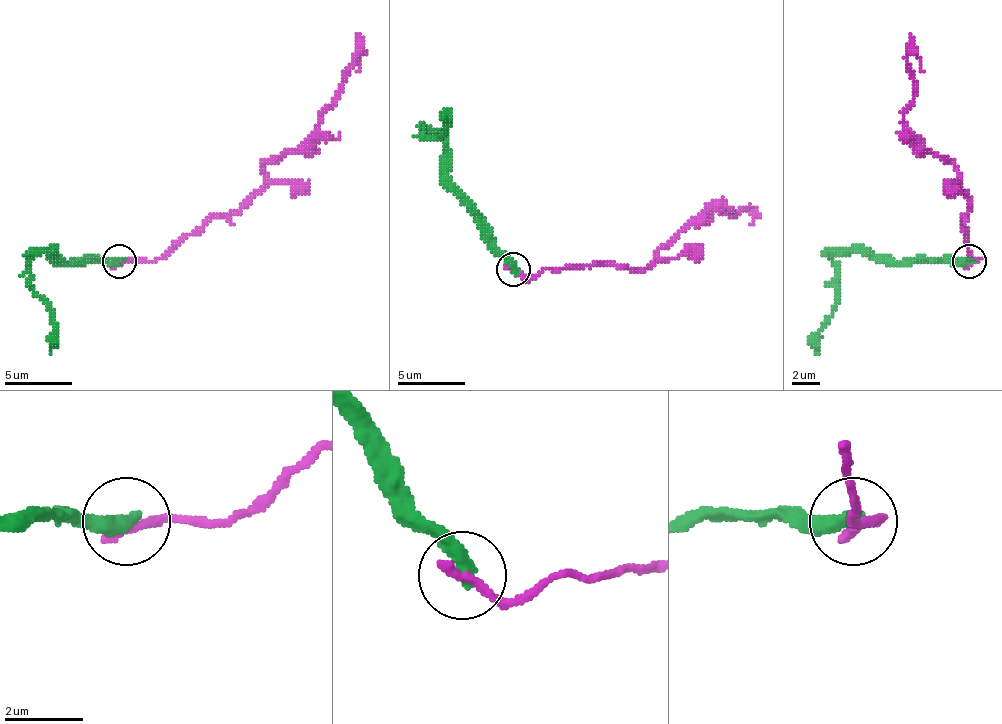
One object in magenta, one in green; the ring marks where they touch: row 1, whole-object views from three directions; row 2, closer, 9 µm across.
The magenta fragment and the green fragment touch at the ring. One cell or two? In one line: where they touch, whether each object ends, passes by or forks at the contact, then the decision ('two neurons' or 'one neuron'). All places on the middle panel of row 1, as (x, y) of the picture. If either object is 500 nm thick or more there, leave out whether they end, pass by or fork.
at (513, 269); magenta ends there; green ends there; two neurons

